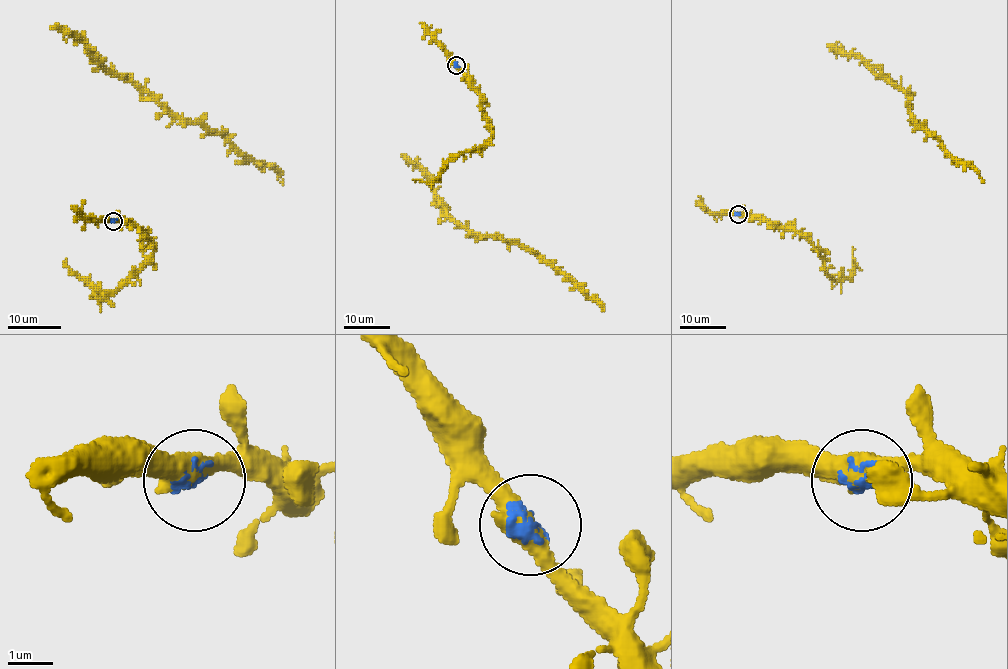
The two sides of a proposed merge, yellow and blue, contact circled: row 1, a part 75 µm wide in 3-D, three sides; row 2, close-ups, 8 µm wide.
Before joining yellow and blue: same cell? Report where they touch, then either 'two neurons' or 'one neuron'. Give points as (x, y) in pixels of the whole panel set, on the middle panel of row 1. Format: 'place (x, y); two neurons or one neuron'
place (456, 65); one neuron

